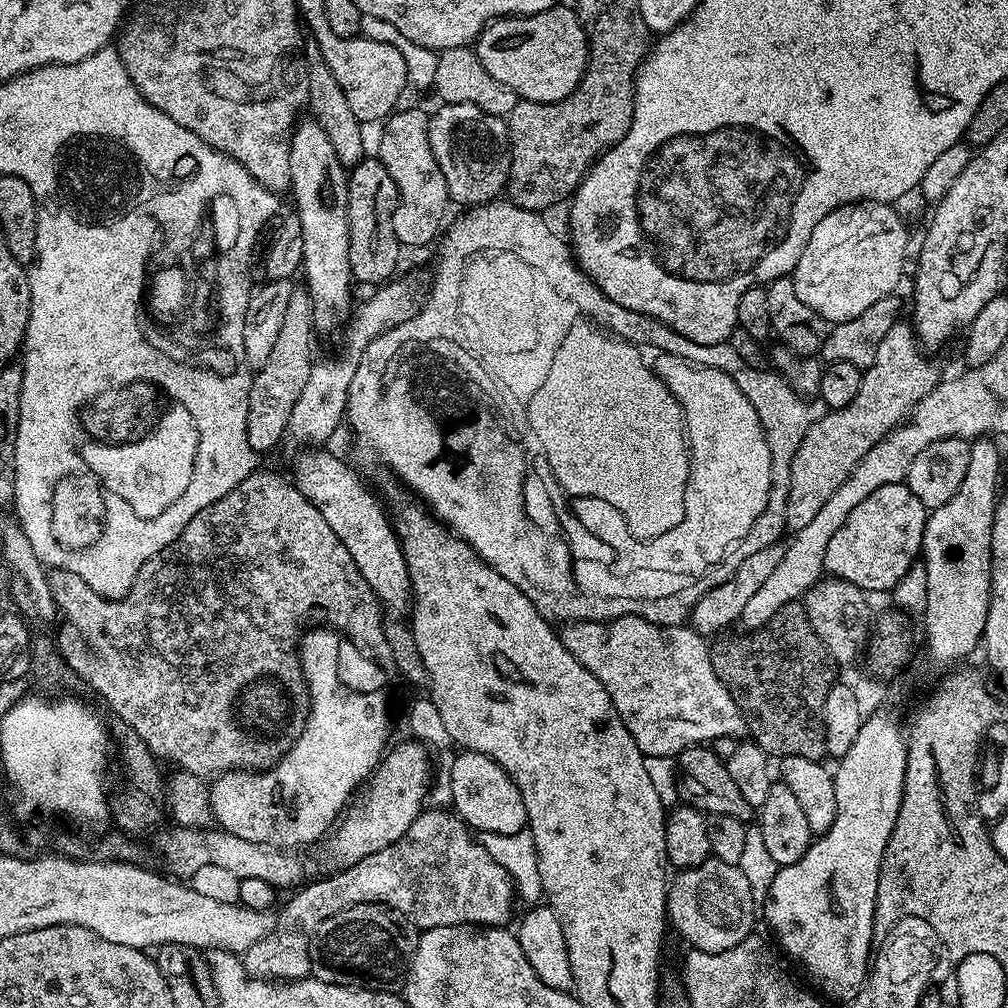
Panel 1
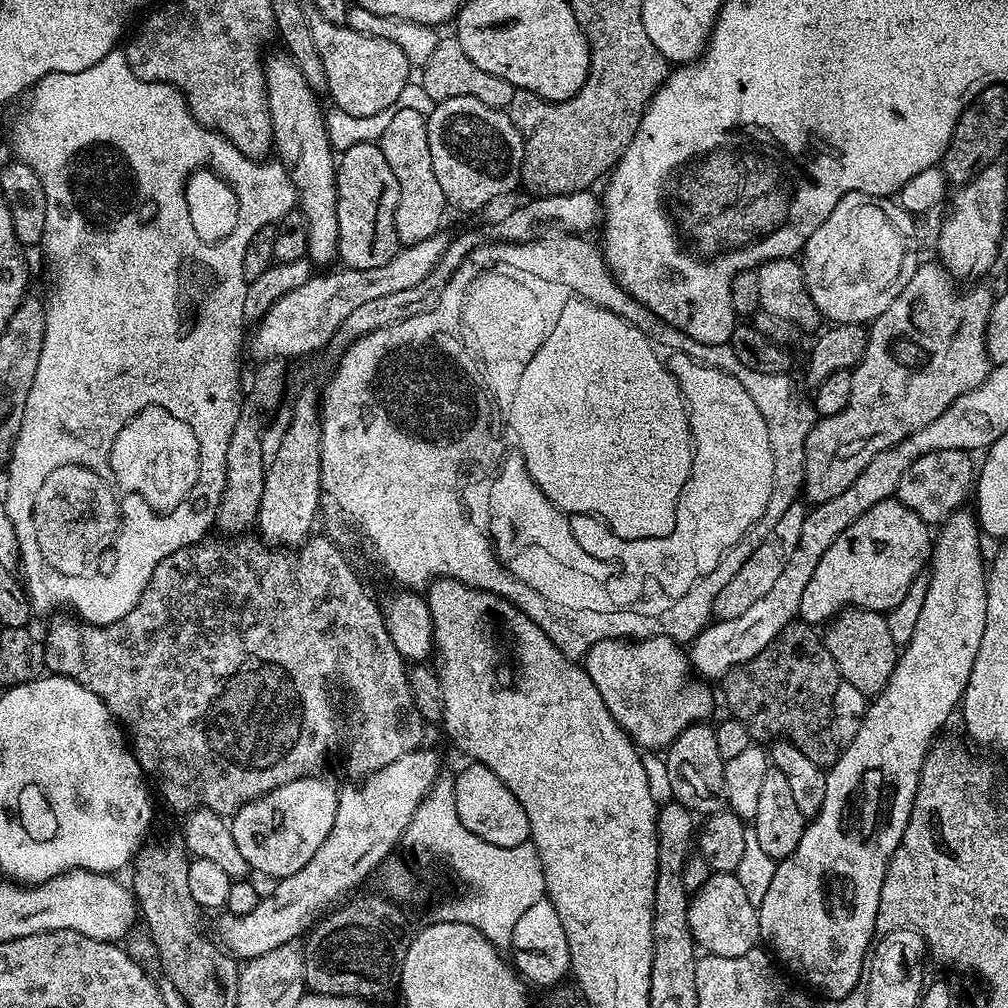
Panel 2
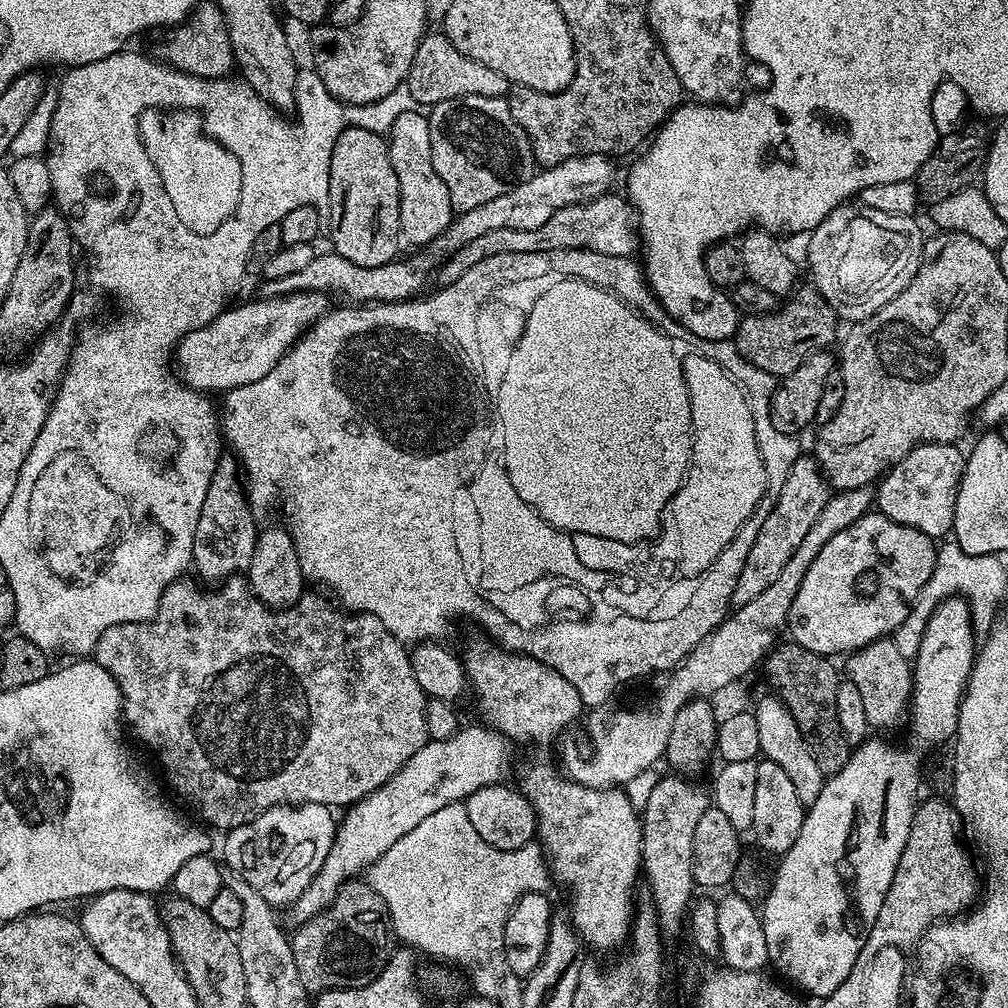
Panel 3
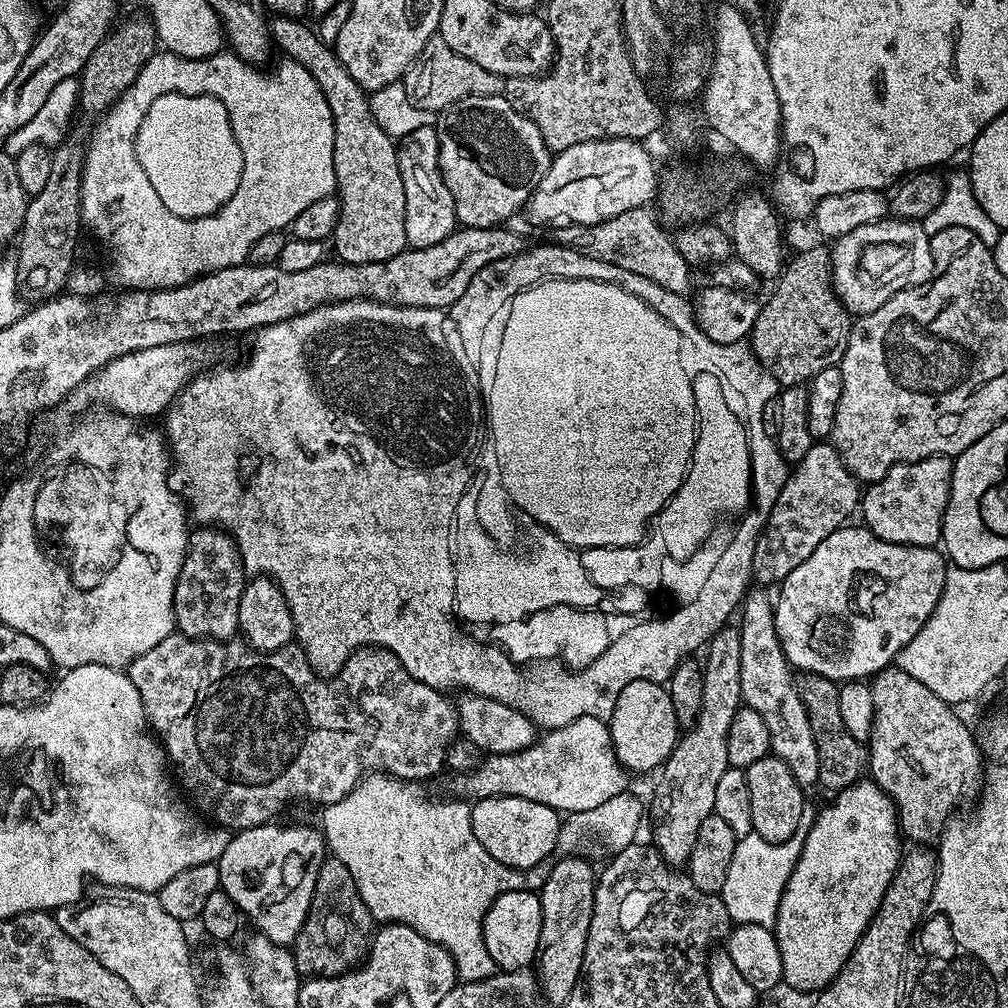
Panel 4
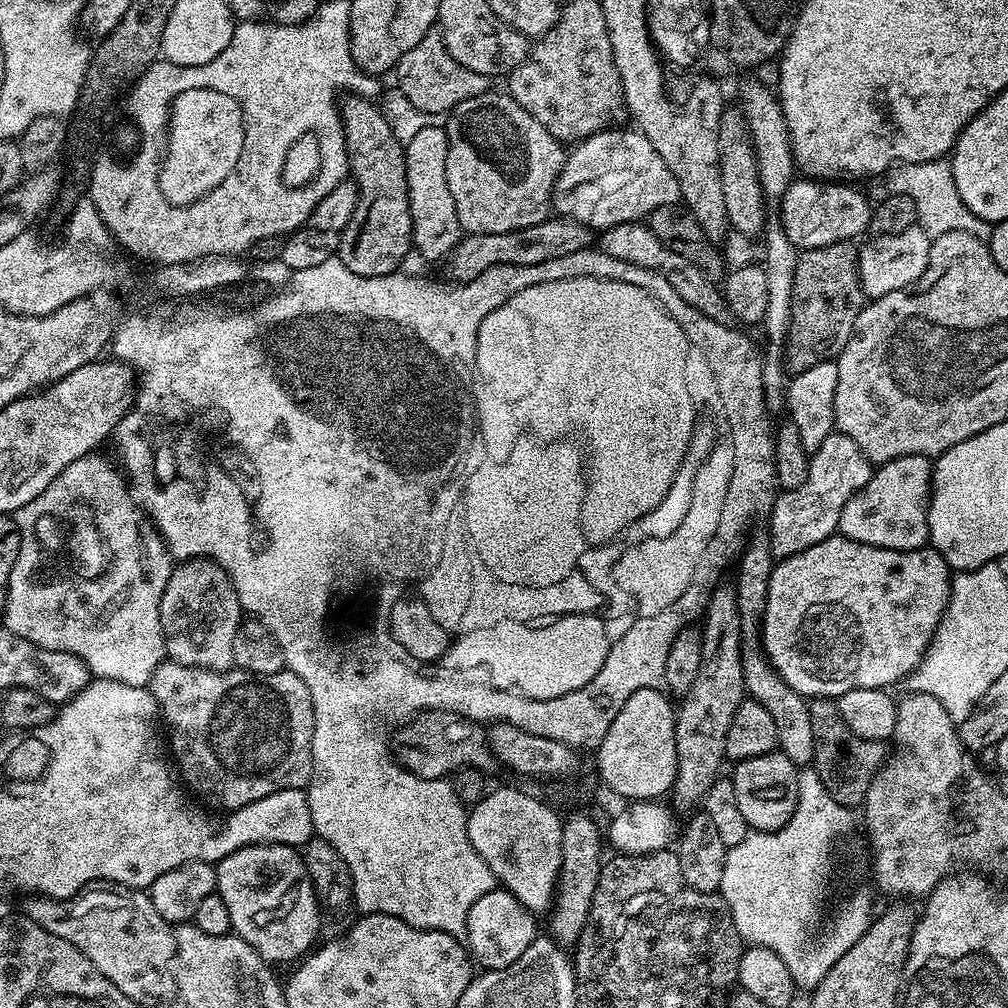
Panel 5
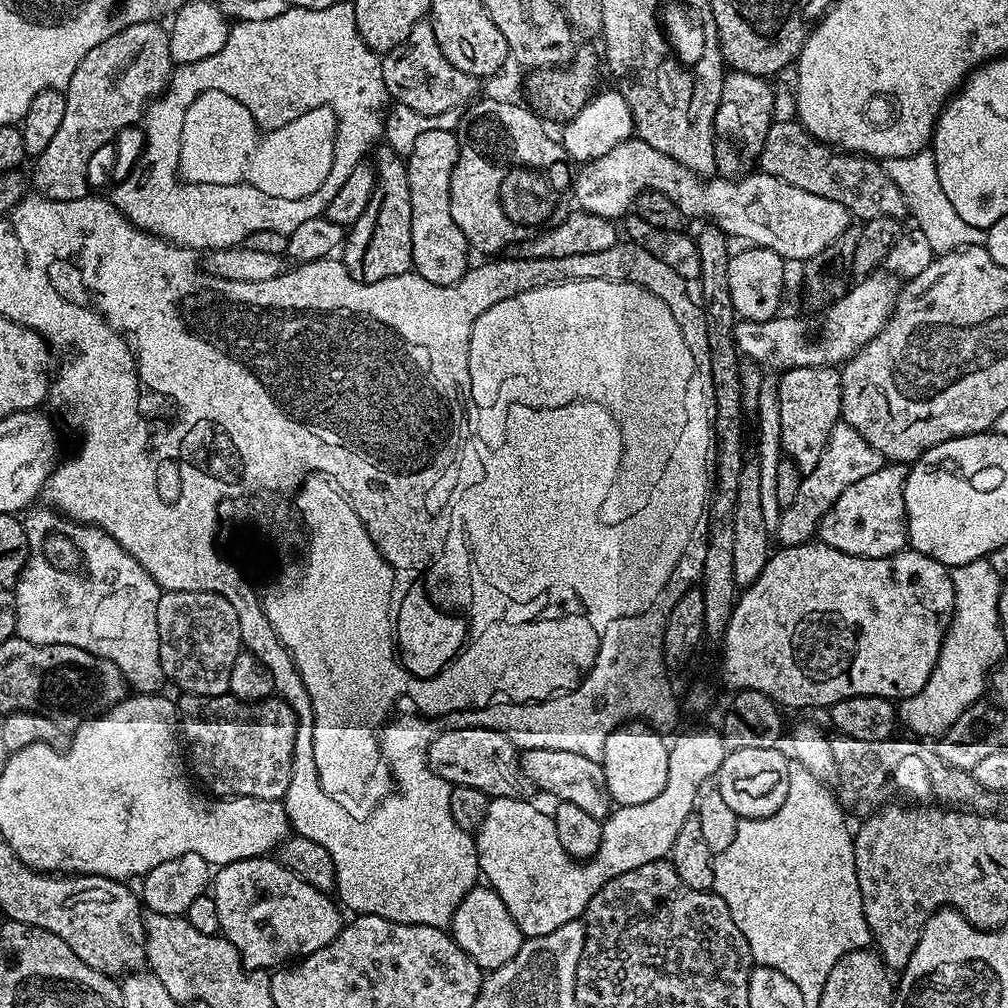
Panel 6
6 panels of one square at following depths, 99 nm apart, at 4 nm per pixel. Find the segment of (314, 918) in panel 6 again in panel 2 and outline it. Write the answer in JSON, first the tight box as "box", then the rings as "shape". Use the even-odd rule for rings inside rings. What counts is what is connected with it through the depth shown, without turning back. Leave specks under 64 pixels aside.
{"box":[230,774,338,881],"shape":[[[313,774],[298,778],[294,782],[286,782],[286,786],[278,786],[265,796],[259,796],[257,800],[243,804],[236,811],[236,815],[231,817],[230,825],[235,845],[238,846],[239,853],[242,854],[242,858],[245,859],[253,873],[261,872],[264,876],[272,876],[273,881],[281,880],[290,874],[298,874],[298,870],[302,870],[302,866],[306,866],[306,862],[310,862],[310,858],[318,854],[318,846],[326,842],[334,826],[338,795],[338,788],[327,784],[322,777],[323,775]]]}

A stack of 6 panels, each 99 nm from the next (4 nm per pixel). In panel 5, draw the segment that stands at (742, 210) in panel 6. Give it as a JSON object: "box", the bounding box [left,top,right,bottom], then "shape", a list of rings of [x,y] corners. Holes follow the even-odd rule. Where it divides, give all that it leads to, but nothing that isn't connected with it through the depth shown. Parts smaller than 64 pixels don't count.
{"box":[551,126,871,251],"shape":[[[616,126],[611,130],[595,132],[579,141],[573,147],[576,148],[573,152],[571,149],[567,153],[552,191],[551,211],[557,217],[573,220],[593,230],[603,230],[619,224],[643,221],[649,212],[658,210],[658,206],[676,204],[681,199],[680,183],[678,178],[674,178],[674,174],[670,174],[670,166],[662,162],[658,150],[650,146],[650,142],[639,130],[631,131],[623,132],[620,126]],[[800,178],[793,181],[780,198],[780,225],[790,238],[793,245],[798,250],[808,251],[810,249],[820,249],[822,246],[834,245],[840,241],[856,240],[861,233],[868,229],[869,218],[871,216],[871,203],[868,204],[865,196],[858,190],[840,182],[826,182],[820,180],[809,180]]]}

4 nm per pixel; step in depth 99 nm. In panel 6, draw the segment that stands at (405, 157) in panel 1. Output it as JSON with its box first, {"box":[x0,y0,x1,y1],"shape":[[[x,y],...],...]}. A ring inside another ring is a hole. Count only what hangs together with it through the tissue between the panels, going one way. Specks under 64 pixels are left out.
{"box":[406,130,470,286],"shape":[[[425,130],[415,139],[414,148],[406,155],[406,163],[408,166],[408,181],[410,182],[410,242],[412,243],[412,268],[422,278],[426,278],[426,282],[434,282],[434,286],[450,286],[457,284],[464,275],[467,274],[470,267],[468,255],[470,249],[468,247],[468,239],[466,234],[462,234],[462,230],[458,230],[458,225],[454,222],[454,217],[450,215],[450,178],[454,174],[454,166],[458,162],[458,142],[456,141],[456,133],[448,130]]]}

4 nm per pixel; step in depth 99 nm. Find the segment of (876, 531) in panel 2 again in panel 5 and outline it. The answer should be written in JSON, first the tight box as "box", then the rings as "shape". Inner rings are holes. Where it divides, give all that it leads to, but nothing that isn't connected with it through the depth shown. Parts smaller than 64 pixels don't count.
{"box":[760,534,952,698],"shape":[[[839,534],[818,542],[818,546],[810,546],[798,554],[788,556],[779,561],[773,567],[770,578],[770,590],[766,598],[766,610],[764,611],[764,623],[760,625],[760,643],[762,651],[771,664],[772,669],[781,676],[800,696],[805,698],[835,698],[846,694],[846,690],[858,690],[859,688],[888,688],[911,676],[912,671],[919,666],[924,651],[928,649],[928,643],[932,641],[932,635],[940,619],[944,617],[944,611],[948,605],[948,593],[952,590],[952,576],[948,563],[942,558],[942,554],[931,546],[915,548],[914,550],[886,550],[878,546],[870,546],[862,542],[854,542],[850,538]]]}

